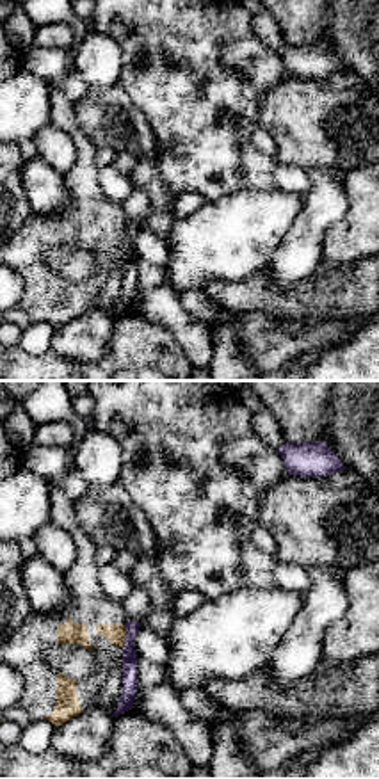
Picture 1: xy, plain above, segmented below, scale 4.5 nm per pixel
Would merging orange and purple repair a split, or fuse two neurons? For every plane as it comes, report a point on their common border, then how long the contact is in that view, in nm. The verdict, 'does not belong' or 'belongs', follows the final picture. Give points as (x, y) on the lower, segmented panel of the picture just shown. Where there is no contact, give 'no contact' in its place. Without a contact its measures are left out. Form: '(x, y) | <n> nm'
(125, 635) | 110 nm

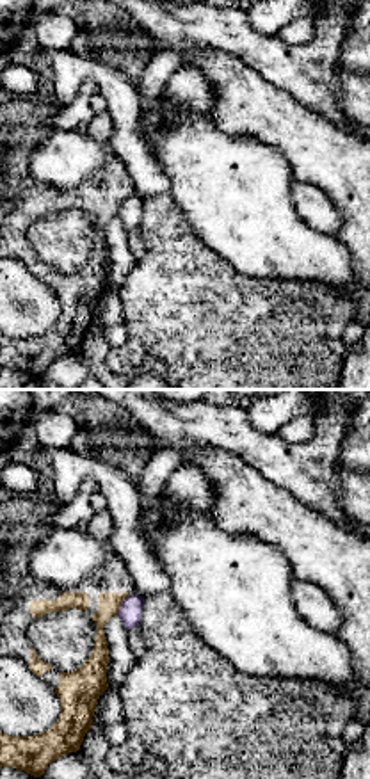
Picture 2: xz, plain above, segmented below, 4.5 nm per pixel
(121, 602) | 110 nm

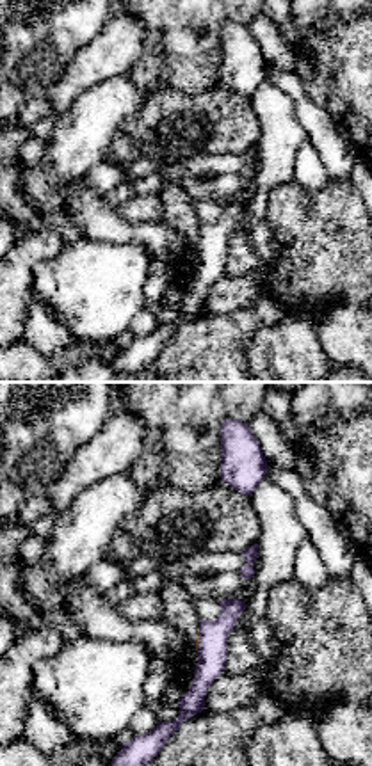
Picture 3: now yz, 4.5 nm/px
(198, 638) | 110 nm

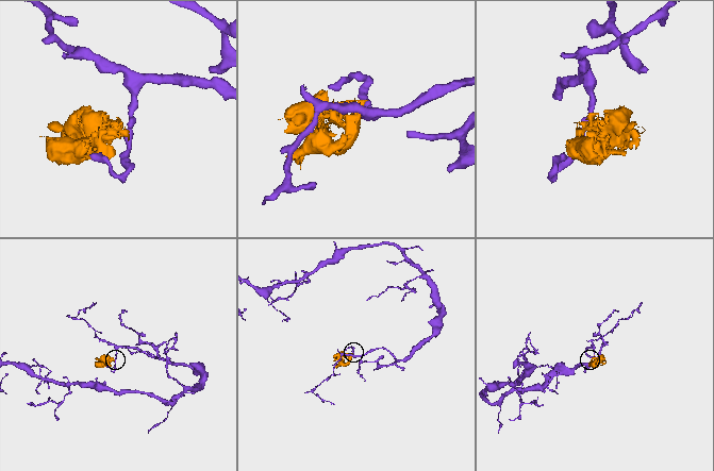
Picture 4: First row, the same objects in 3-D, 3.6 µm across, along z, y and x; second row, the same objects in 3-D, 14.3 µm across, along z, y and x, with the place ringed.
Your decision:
does not belong

